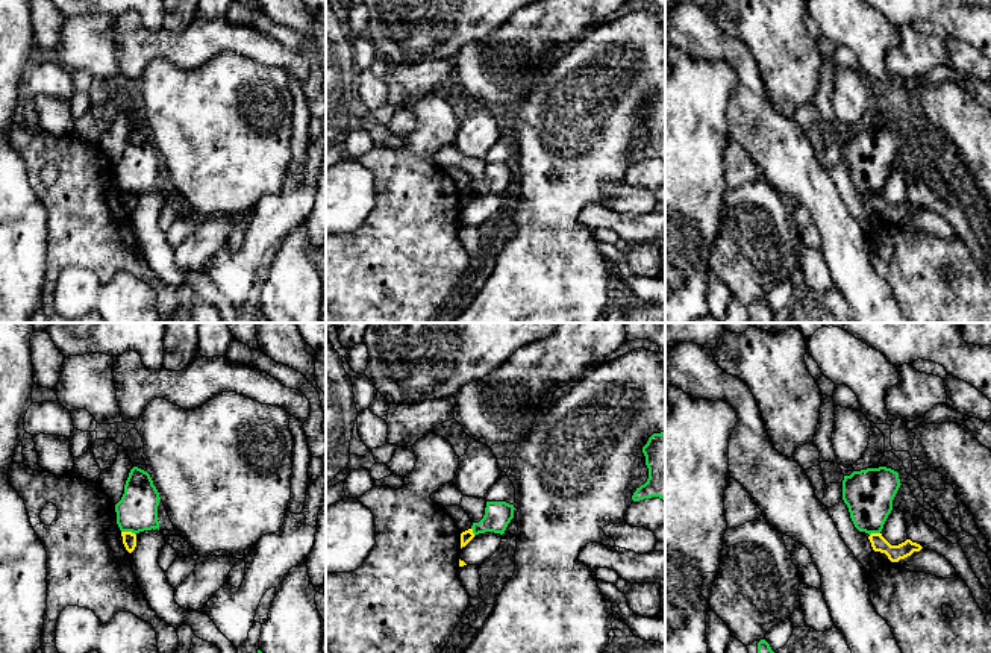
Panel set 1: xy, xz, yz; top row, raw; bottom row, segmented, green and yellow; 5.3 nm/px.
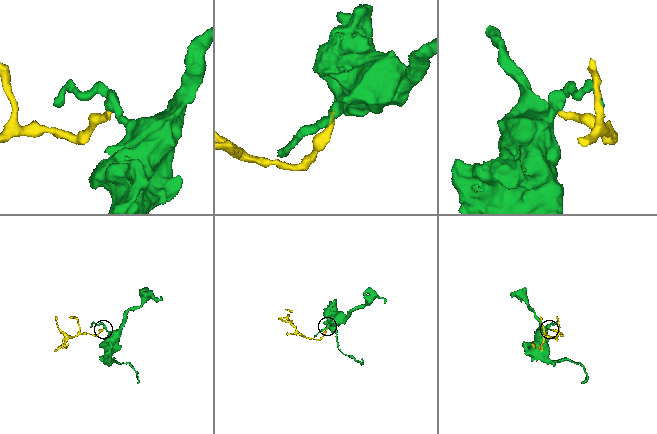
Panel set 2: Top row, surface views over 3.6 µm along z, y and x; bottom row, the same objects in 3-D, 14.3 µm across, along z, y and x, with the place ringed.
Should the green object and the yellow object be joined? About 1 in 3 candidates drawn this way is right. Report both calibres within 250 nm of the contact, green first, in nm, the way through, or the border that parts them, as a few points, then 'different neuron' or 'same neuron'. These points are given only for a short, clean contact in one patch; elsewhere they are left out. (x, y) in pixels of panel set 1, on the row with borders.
220 nm thick on the green side, 80 nm on the other; border along xy (121, 531), (131, 531), (135, 535); different neuron

